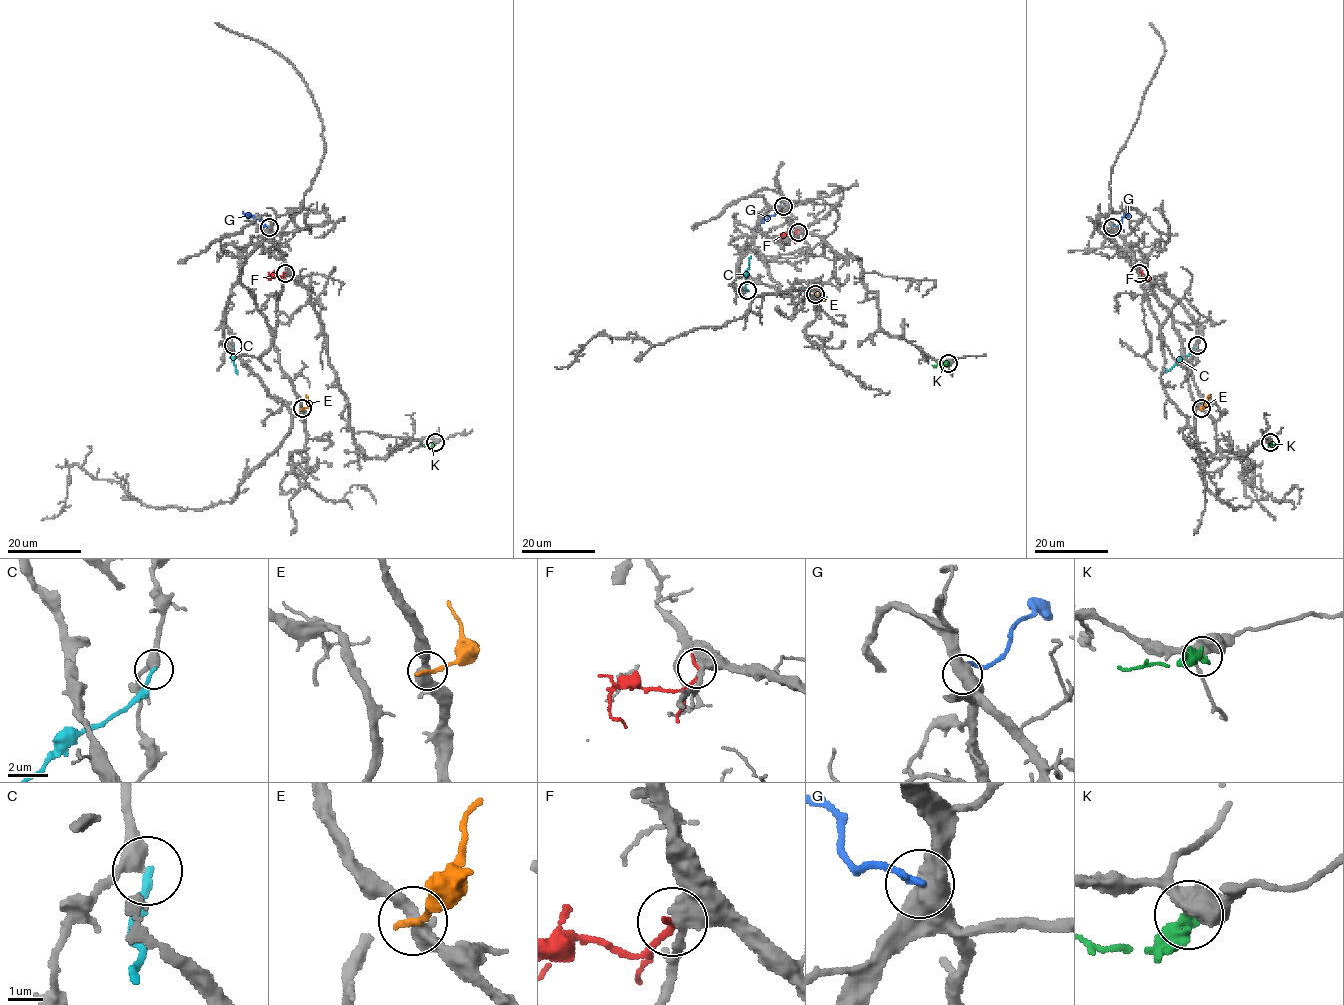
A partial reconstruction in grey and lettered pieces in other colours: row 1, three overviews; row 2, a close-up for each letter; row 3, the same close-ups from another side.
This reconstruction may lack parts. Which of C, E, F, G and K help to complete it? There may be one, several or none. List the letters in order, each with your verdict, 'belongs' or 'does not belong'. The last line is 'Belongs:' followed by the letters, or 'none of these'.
C: does not belong
E: does not belong
F: does not belong
G: does not belong
K: does not belong
Belongs: none of these

